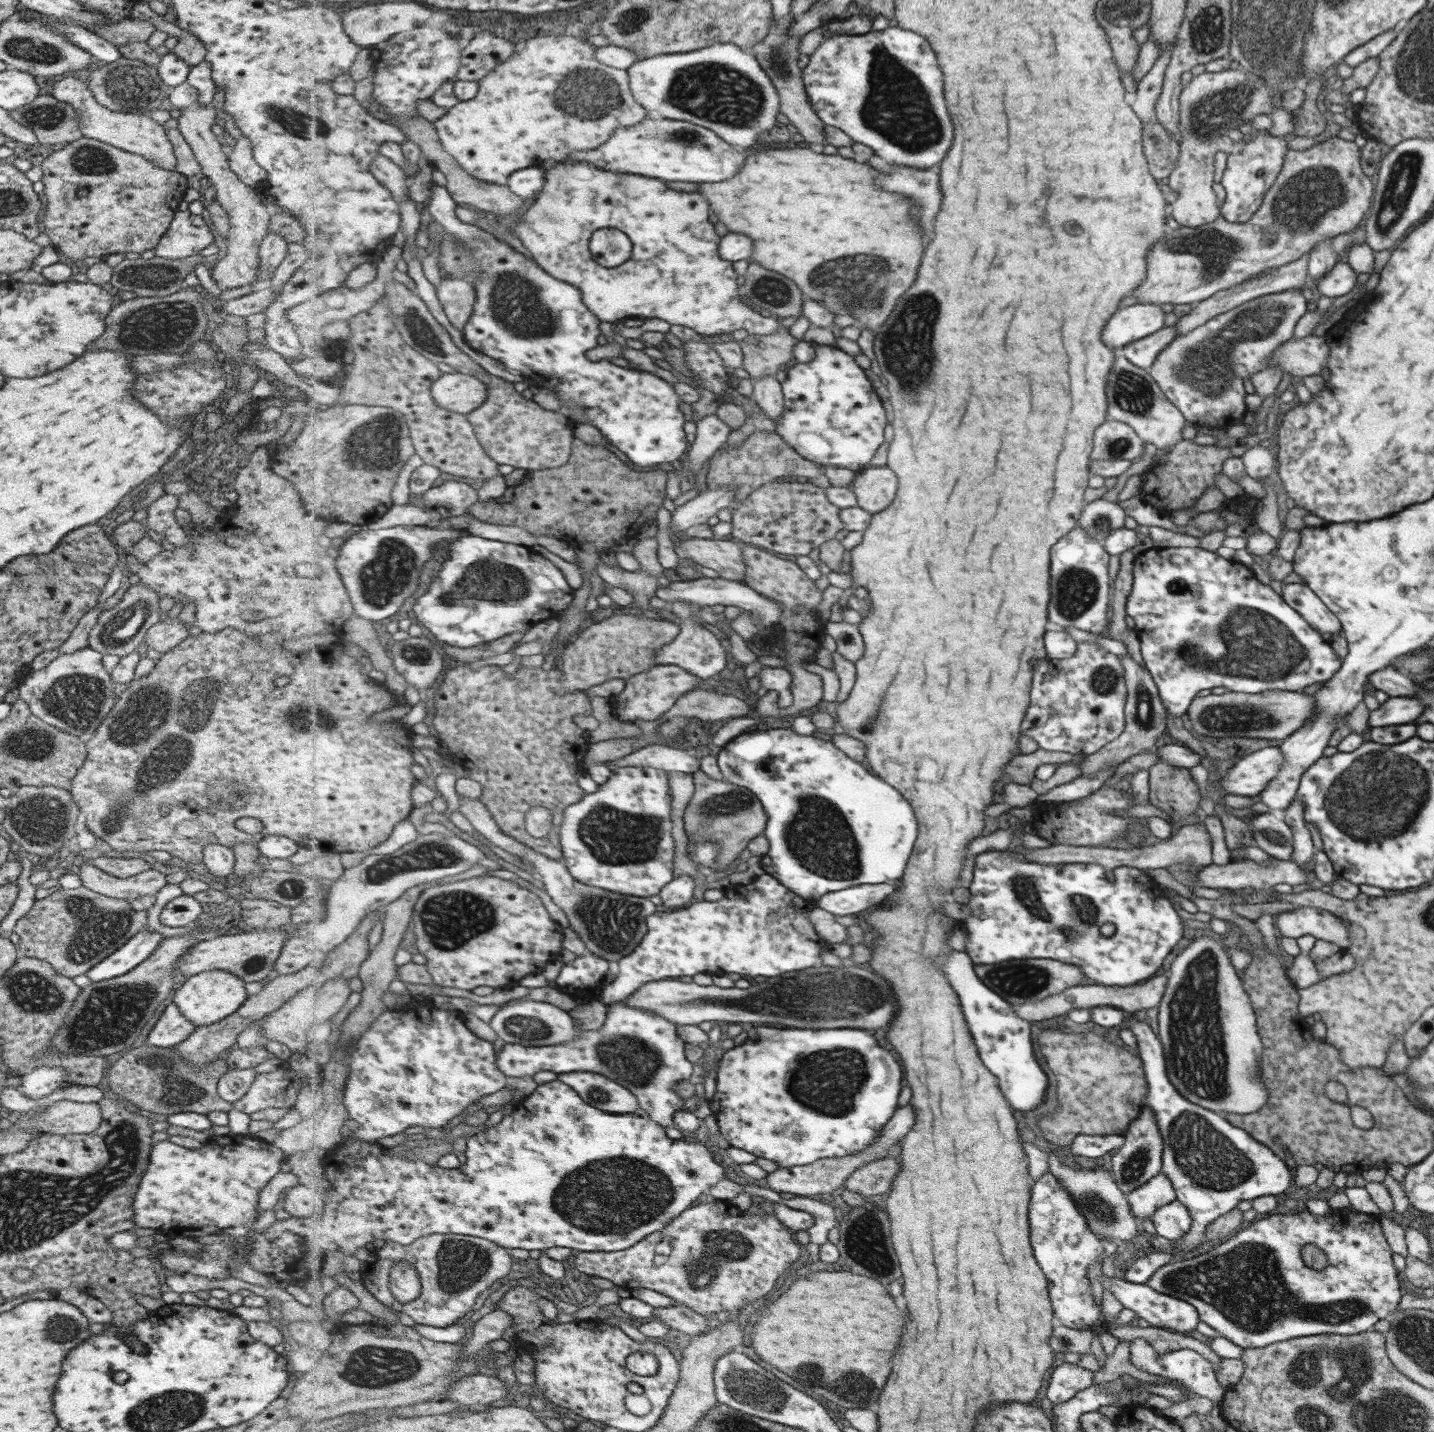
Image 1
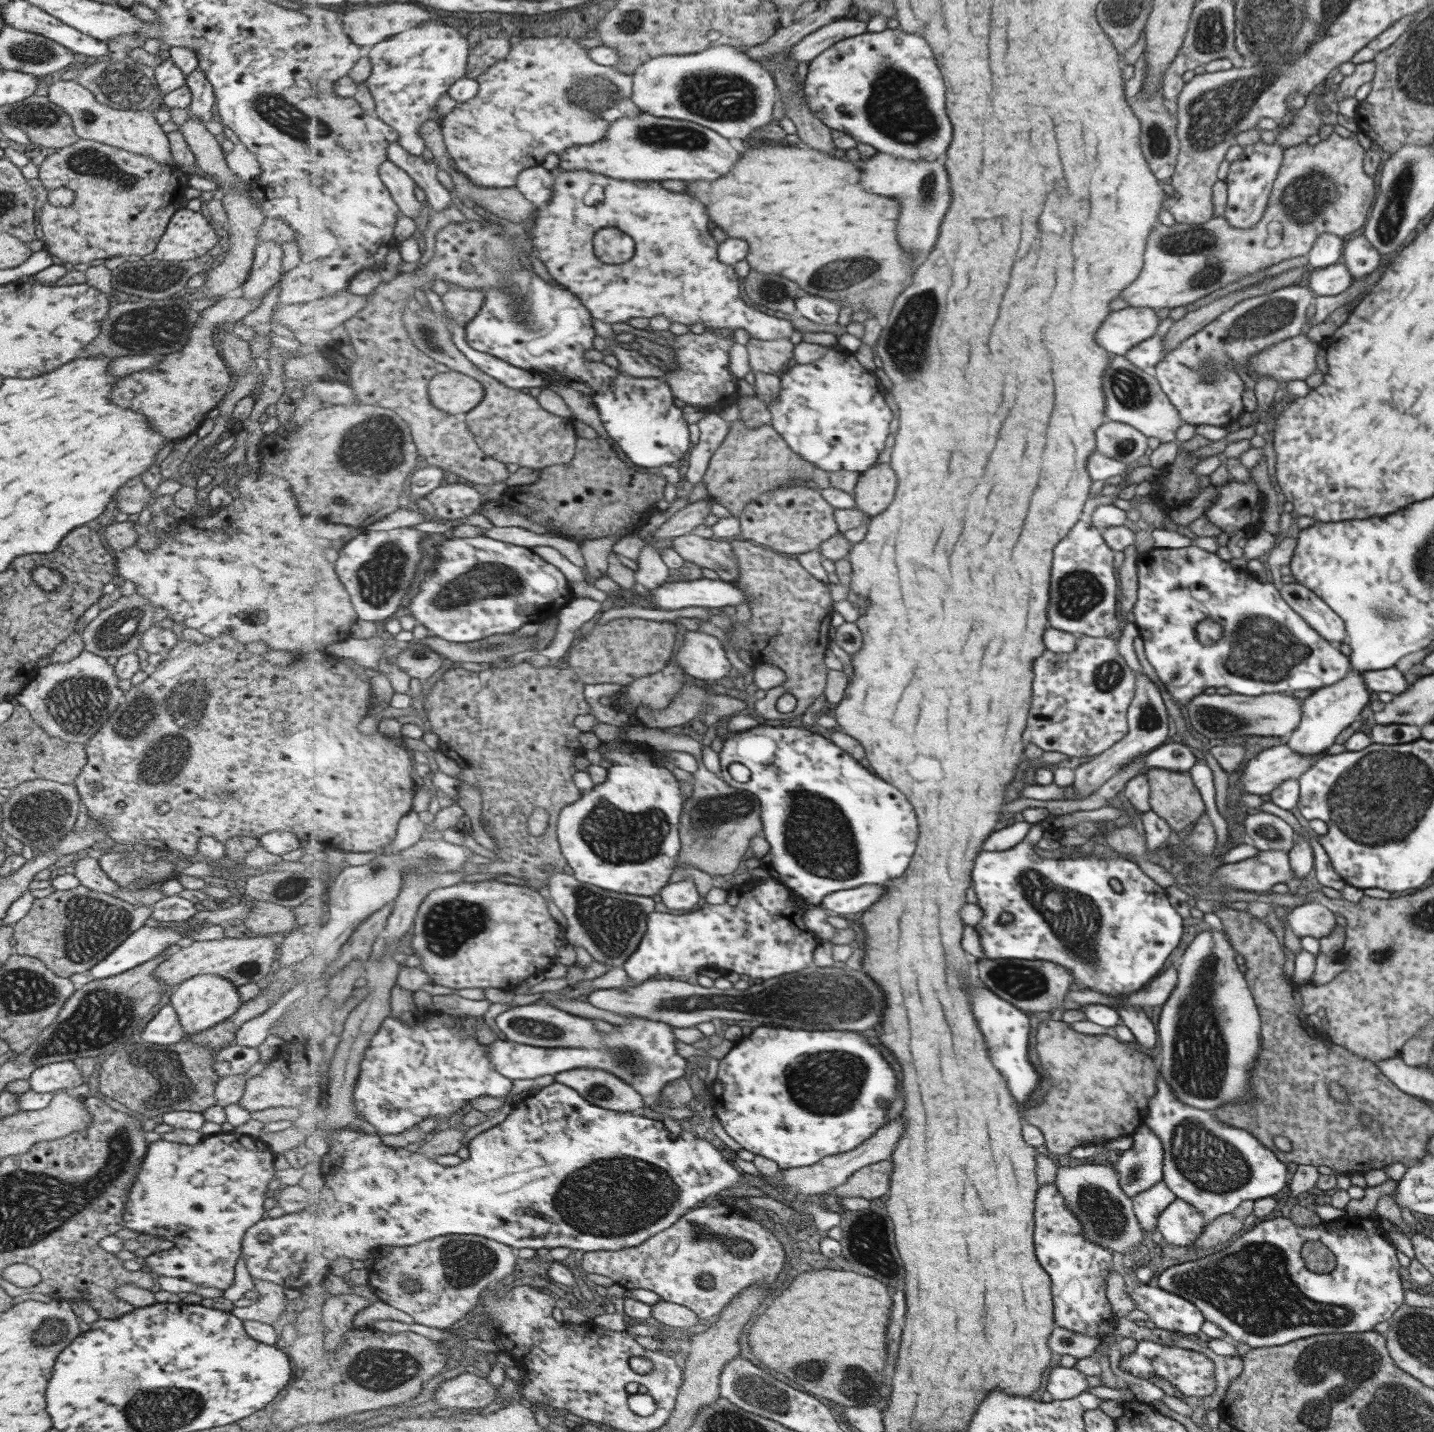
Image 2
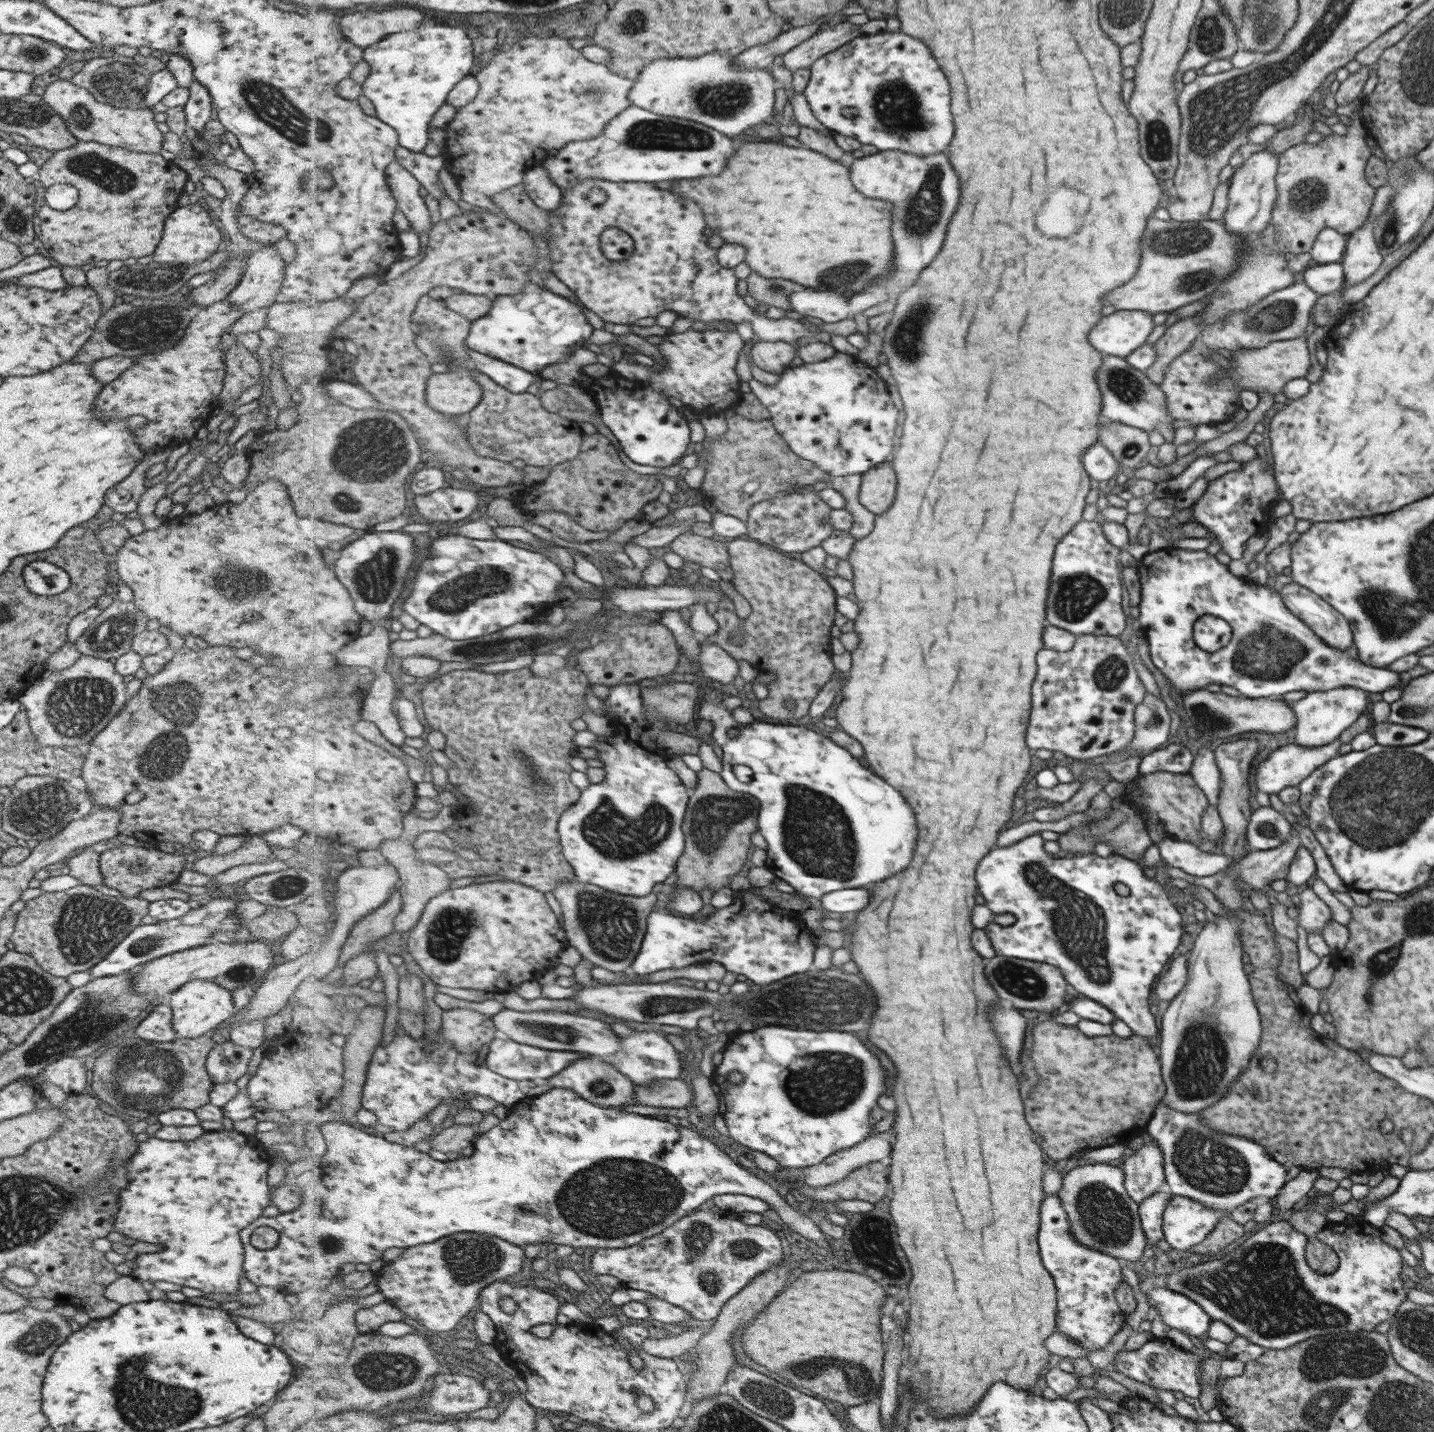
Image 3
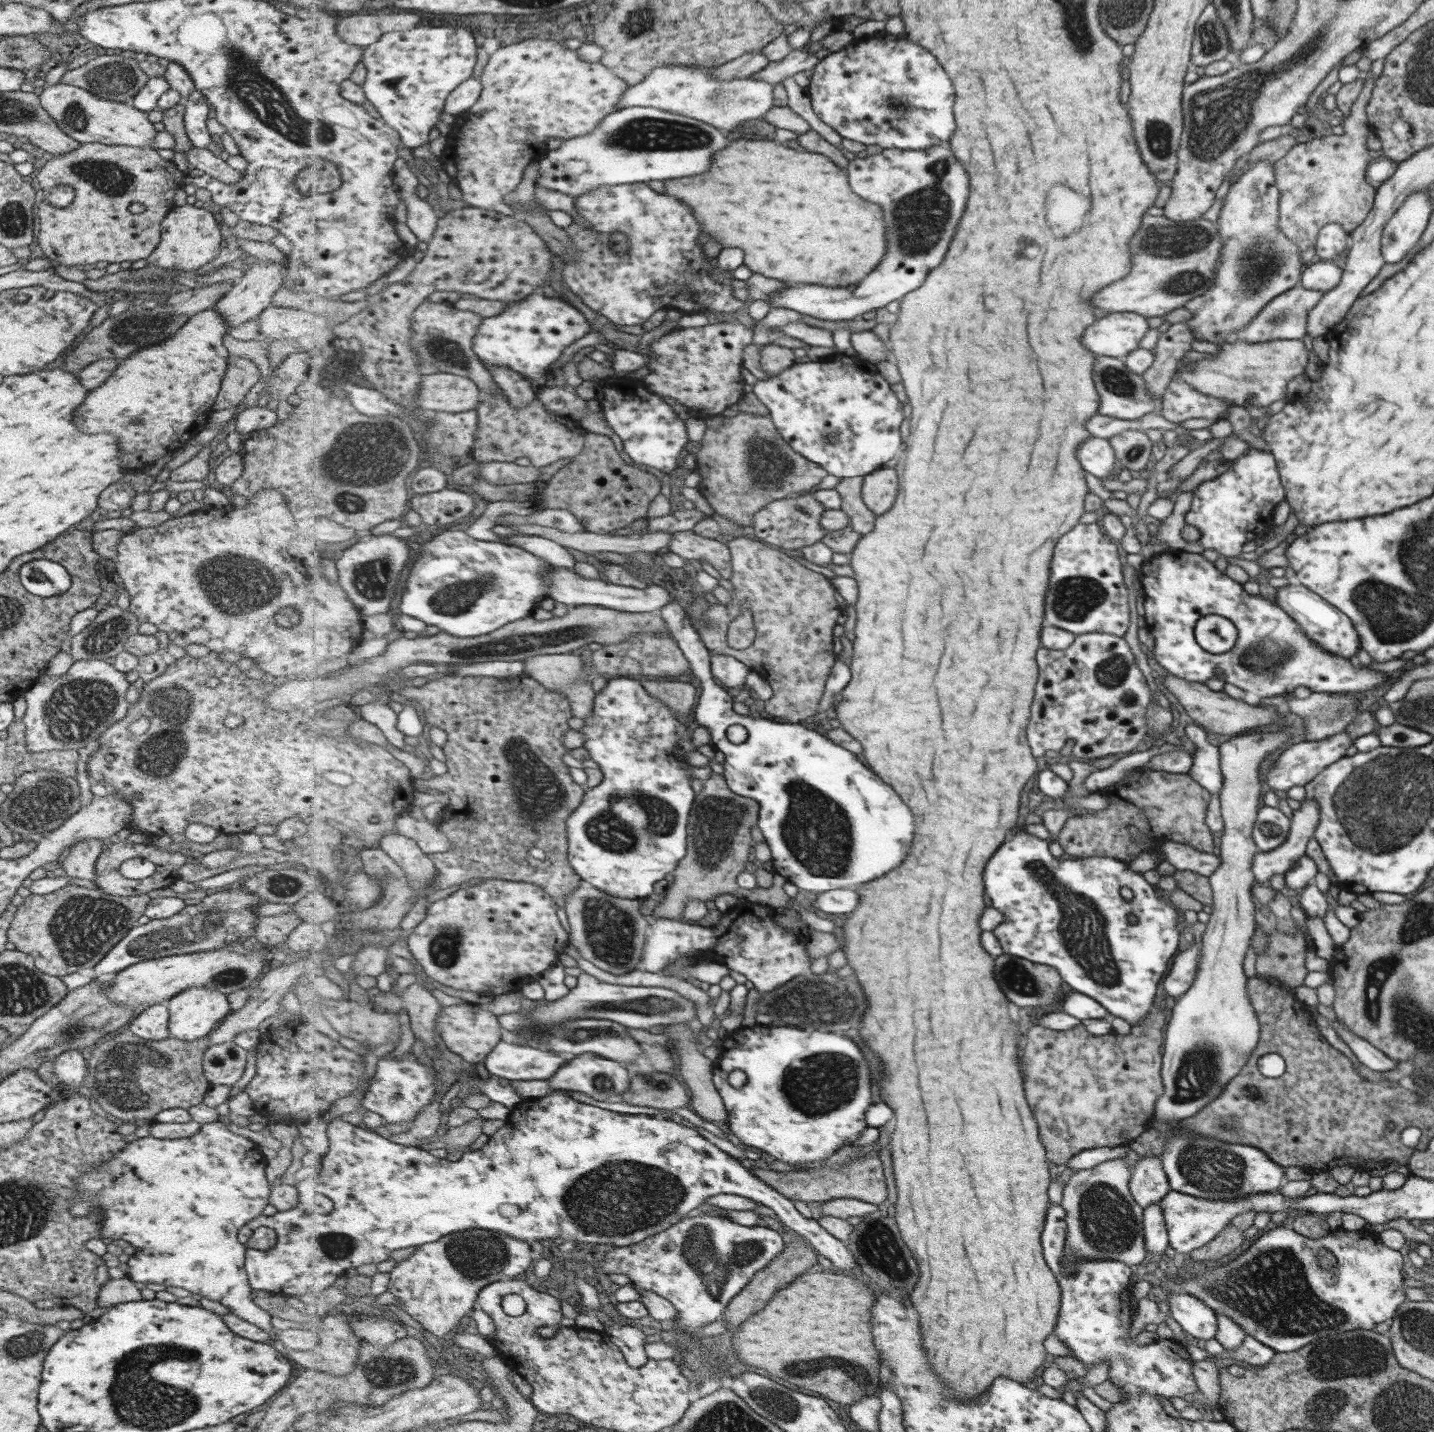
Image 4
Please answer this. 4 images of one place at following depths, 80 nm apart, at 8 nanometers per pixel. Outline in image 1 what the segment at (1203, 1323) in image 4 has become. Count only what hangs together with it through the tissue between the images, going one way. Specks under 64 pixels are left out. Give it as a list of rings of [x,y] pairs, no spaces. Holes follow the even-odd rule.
[[[1104,1275],[1102,1277],[1102,1286],[1104,1290],[1108,1290],[1110,1294],[1114,1294],[1116,1298],[1120,1299],[1125,1304],[1125,1308],[1134,1310],[1140,1318],[1147,1320],[1152,1327],[1160,1327],[1186,1334],[1196,1329],[1198,1323],[1201,1321],[1197,1308],[1193,1304],[1190,1304],[1189,1301],[1168,1296],[1166,1293],[1156,1292],[1156,1290],[1150,1288],[1150,1285],[1146,1283],[1138,1284],[1126,1279]]]

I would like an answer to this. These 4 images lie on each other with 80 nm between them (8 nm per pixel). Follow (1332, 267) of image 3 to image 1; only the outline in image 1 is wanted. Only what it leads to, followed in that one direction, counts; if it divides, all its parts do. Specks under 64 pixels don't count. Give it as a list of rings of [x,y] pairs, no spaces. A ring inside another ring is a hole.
[[[1336,263],[1332,270],[1317,280],[1312,292],[1330,298],[1344,296],[1356,286],[1357,275],[1348,263]]]

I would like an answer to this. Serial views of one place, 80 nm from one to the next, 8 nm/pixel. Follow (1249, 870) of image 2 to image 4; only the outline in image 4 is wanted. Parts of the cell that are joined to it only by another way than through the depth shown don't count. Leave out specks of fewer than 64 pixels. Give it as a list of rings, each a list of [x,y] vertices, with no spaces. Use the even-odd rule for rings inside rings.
[[[1304,799],[1299,810],[1294,811],[1287,839],[1272,850],[1260,851],[1253,858],[1254,876],[1258,882],[1269,880],[1274,874],[1285,874],[1305,855],[1307,844],[1315,836],[1320,821],[1320,805],[1317,800]]]

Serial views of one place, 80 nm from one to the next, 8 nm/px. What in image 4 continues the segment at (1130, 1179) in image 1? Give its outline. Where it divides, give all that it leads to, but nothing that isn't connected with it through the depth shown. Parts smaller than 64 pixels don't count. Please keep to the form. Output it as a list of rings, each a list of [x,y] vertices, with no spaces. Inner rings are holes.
[[[1146,1155],[1134,1165],[1130,1192],[1142,1208],[1152,1206],[1165,1198],[1172,1186],[1162,1170],[1161,1157]]]

